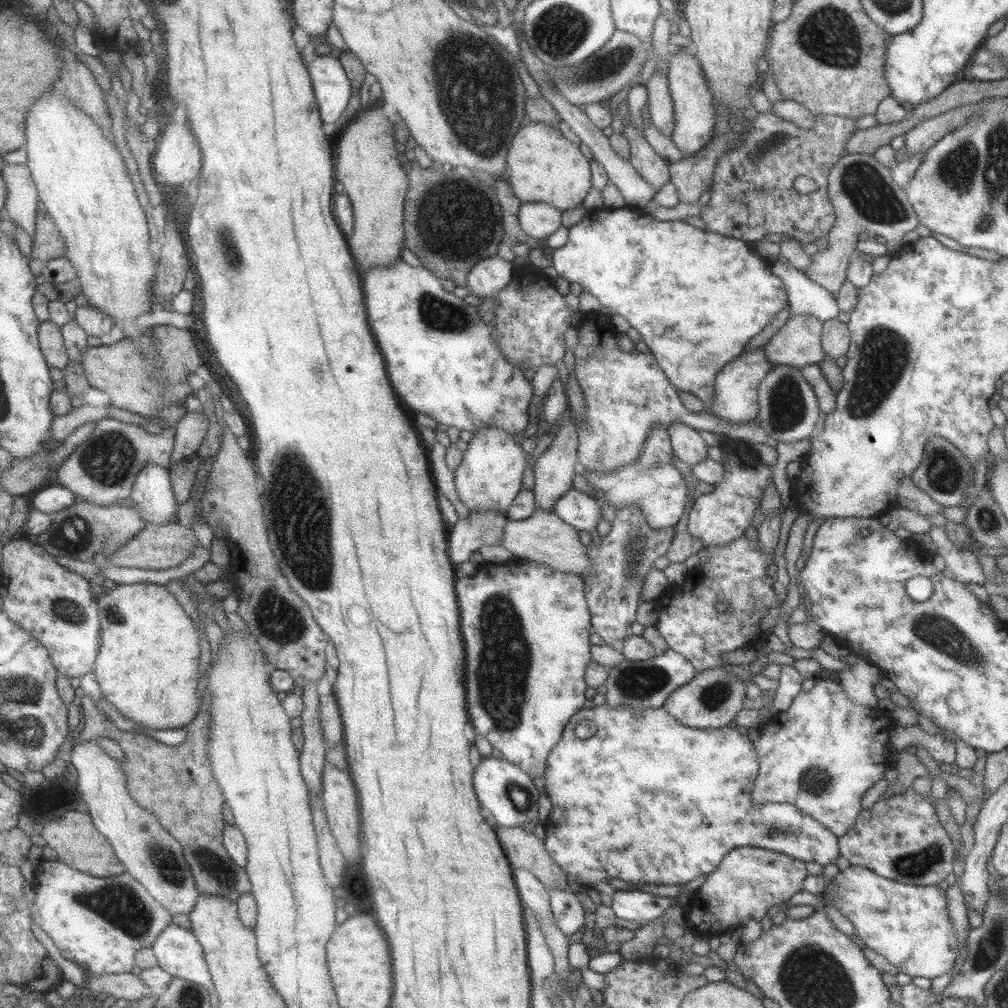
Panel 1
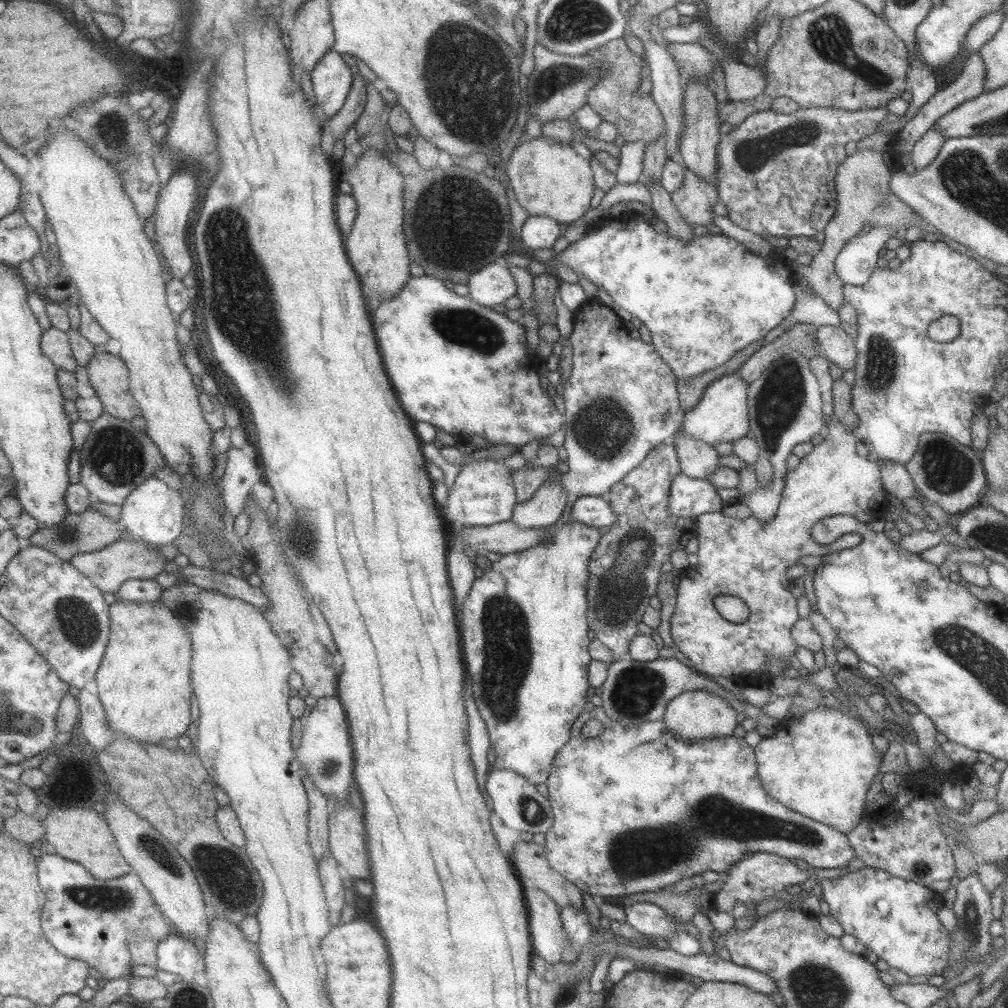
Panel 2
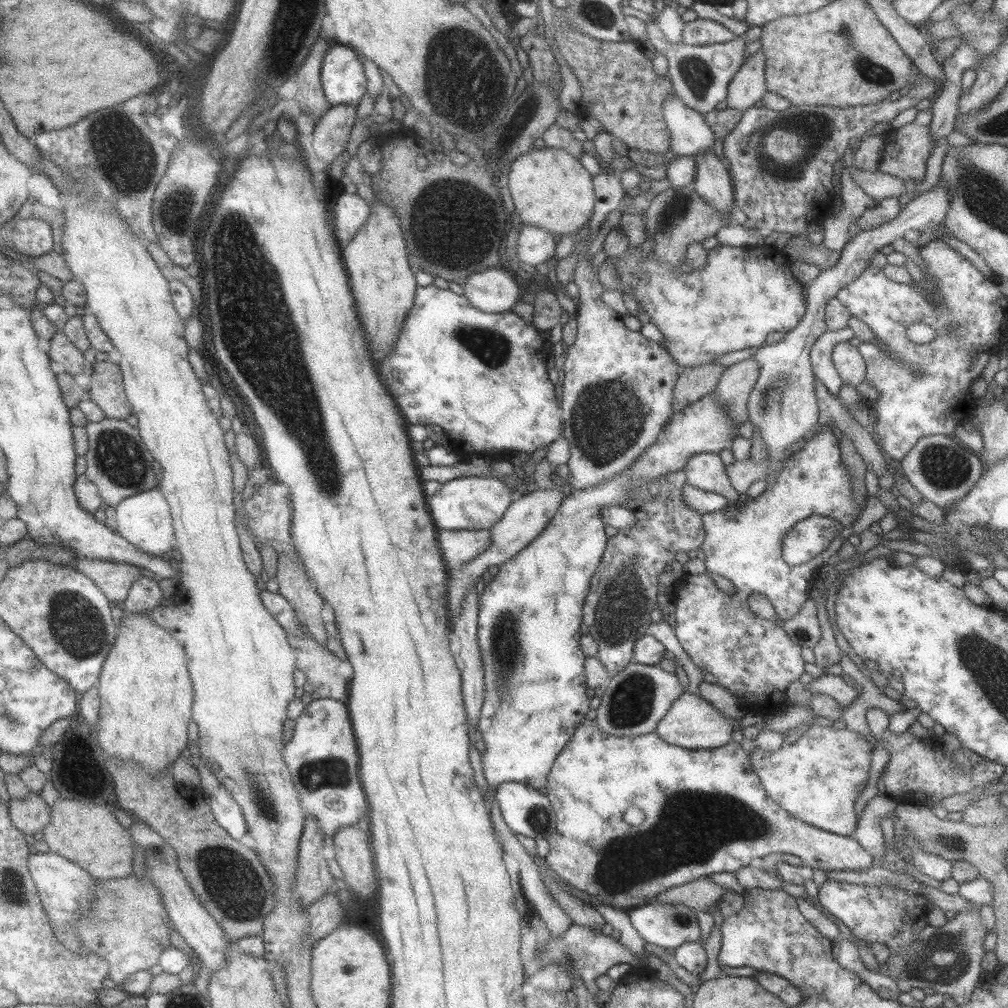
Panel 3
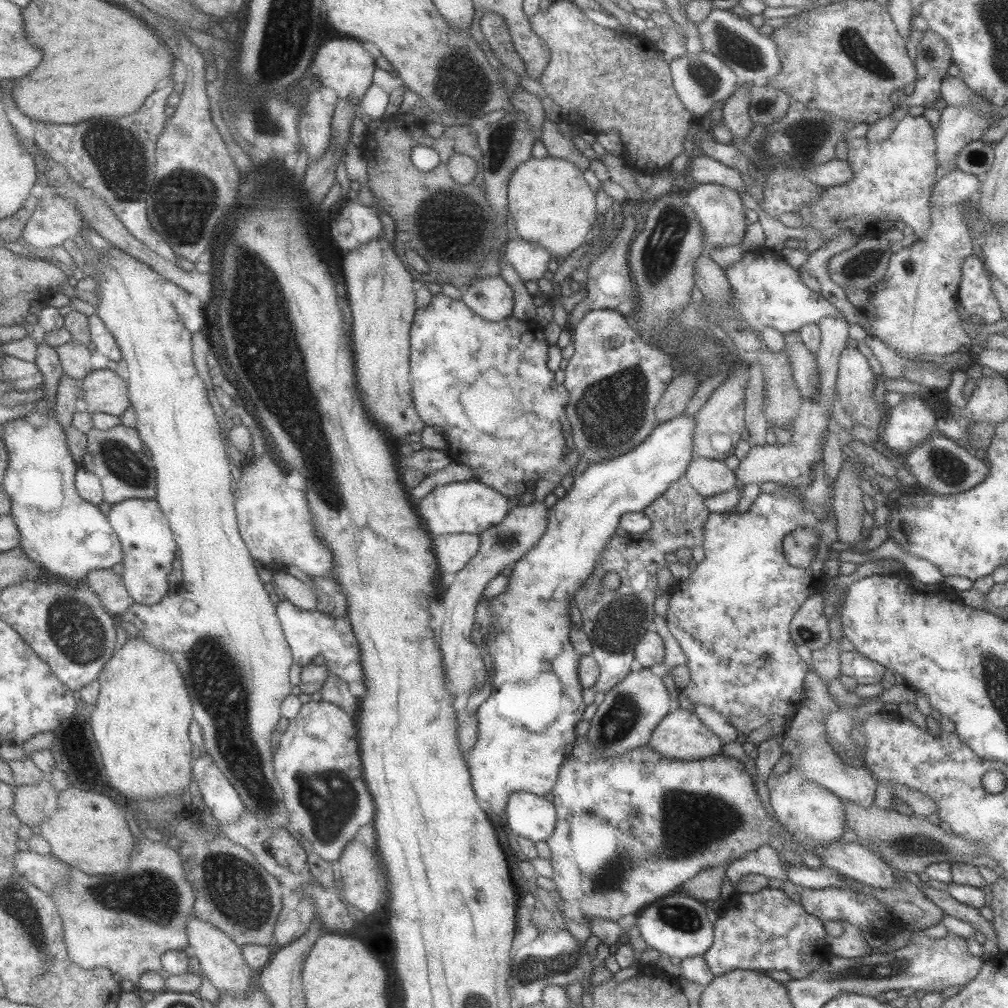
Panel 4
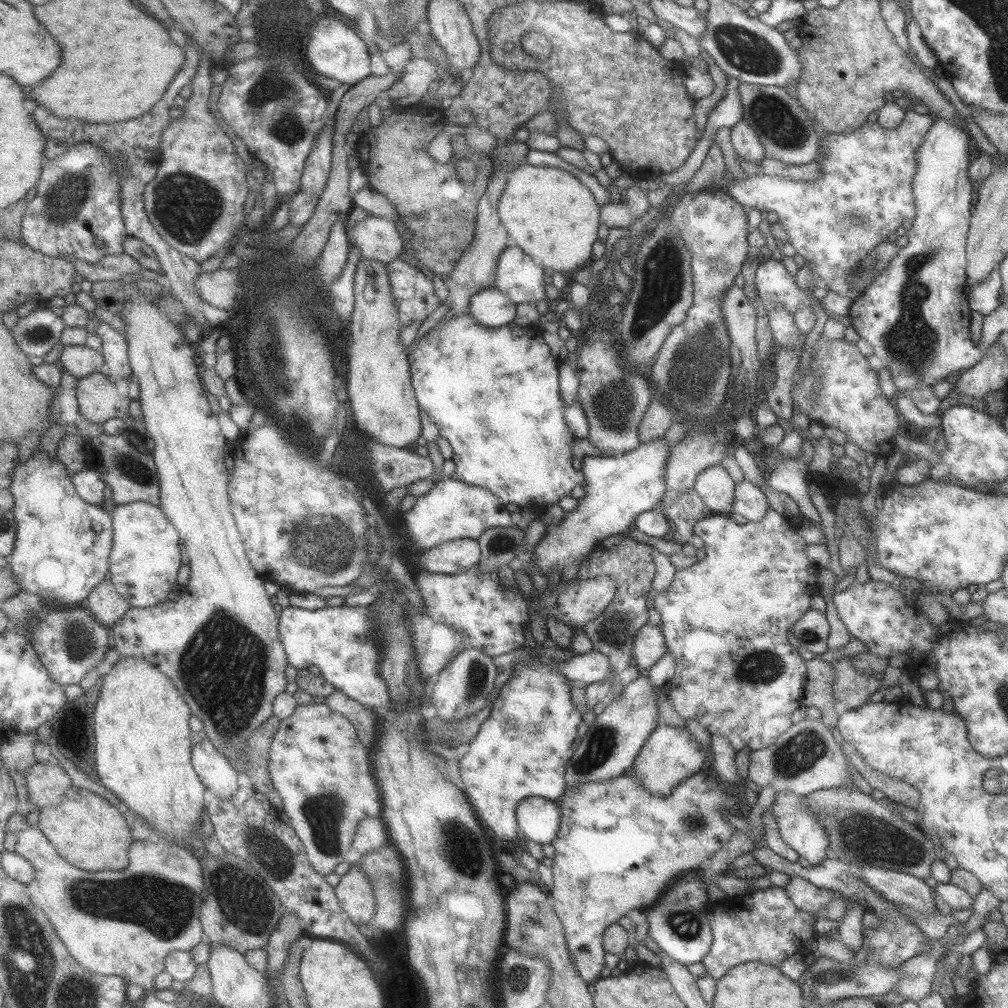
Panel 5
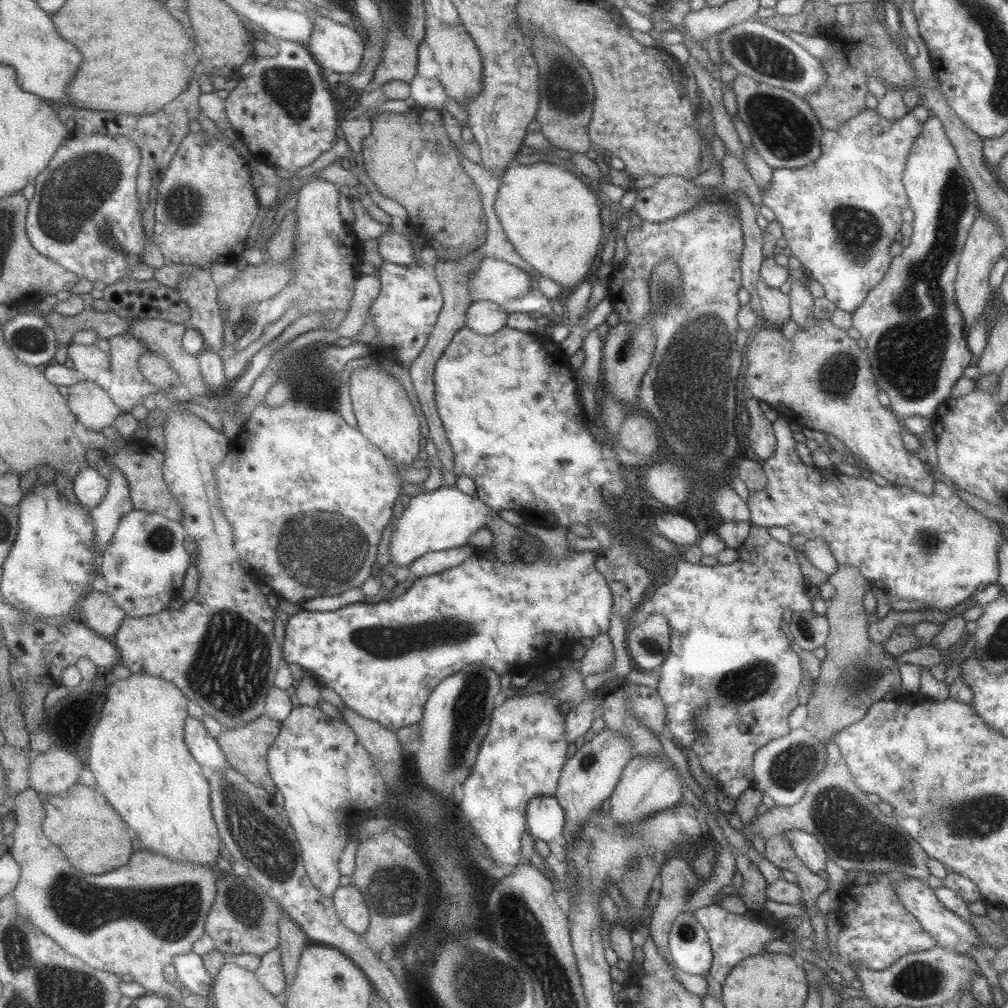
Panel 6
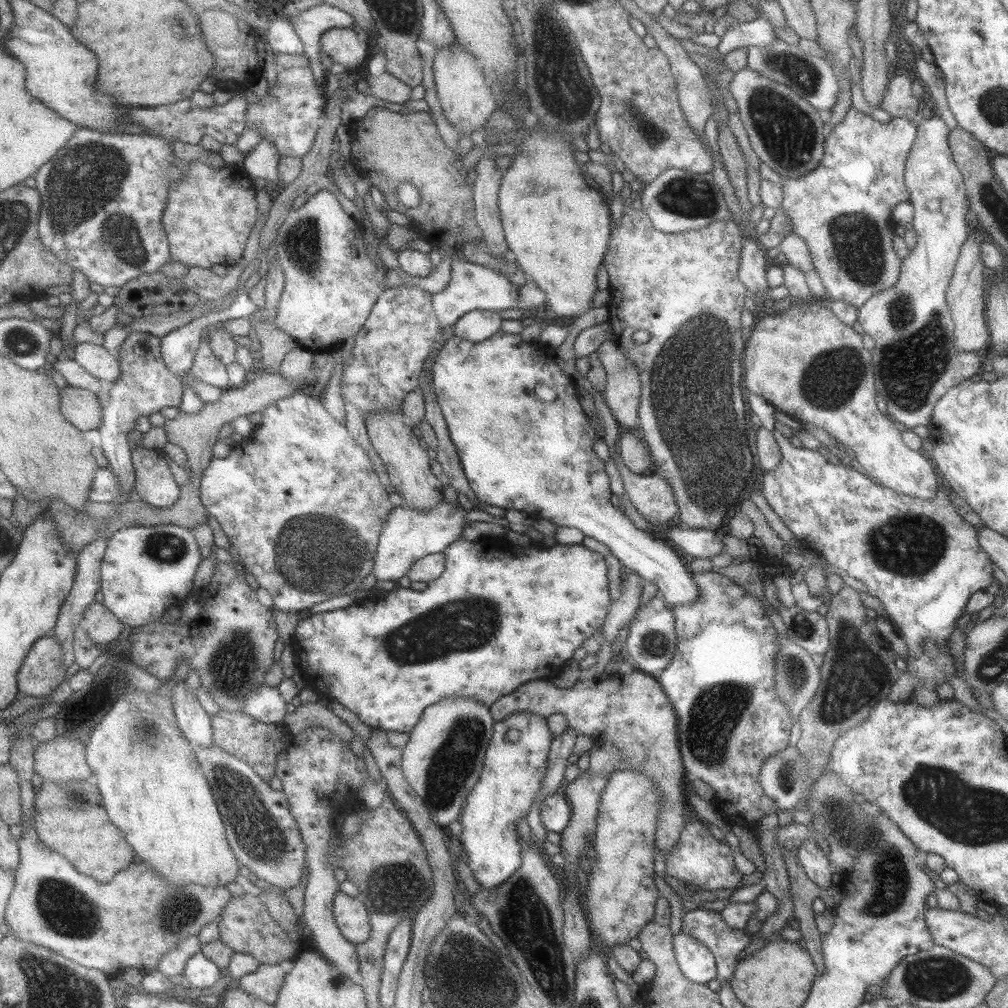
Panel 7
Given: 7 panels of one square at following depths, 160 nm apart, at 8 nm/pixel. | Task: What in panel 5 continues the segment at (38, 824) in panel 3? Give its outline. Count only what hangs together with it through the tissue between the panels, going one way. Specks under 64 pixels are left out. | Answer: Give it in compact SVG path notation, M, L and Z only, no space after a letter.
M55 760L47 764L35 761L25 772L26 791L31 809L55 807L64 798L64 792L71 786L67 773Z

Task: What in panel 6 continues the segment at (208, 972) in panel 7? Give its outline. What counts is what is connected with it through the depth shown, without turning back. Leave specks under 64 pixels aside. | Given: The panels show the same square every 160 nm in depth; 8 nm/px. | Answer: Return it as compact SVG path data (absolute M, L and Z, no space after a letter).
M192 951L179 954L172 959L176 980L181 982L182 986L189 989L192 994L197 994L205 999L209 997L213 978L206 973L202 962L202 958Z

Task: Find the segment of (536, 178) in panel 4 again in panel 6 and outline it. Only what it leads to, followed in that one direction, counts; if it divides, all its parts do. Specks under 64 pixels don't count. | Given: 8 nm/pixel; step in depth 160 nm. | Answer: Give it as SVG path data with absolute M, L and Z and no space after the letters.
M548 160L527 165L511 164L502 172L494 200L494 213L515 252L530 264L536 276L551 278L562 286L562 297L583 282L602 250L600 207L595 194L579 179Z

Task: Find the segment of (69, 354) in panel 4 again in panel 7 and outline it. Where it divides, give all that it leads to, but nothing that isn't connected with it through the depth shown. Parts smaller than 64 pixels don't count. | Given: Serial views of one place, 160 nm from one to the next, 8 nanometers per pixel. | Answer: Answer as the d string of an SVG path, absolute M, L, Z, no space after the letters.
M89 342L76 343L73 361L91 377L104 379L110 383L119 378L119 362L115 354L103 346Z

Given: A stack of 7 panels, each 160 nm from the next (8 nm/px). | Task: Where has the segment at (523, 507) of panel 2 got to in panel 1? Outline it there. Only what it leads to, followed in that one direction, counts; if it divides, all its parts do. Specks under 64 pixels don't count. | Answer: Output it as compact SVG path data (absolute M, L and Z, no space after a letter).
M570 417L558 427L556 435L534 464L534 499L536 506L547 509L552 512L552 506L555 500L565 491L568 491L572 485L571 480L574 476L574 466L577 463L578 432L573 420Z

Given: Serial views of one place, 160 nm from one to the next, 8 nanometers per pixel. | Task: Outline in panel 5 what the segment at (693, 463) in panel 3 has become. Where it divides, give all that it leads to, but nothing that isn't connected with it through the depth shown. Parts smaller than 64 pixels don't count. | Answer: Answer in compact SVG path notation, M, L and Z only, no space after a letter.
M718 464L701 470L695 477L692 489L714 514L729 515L734 485L727 472Z

